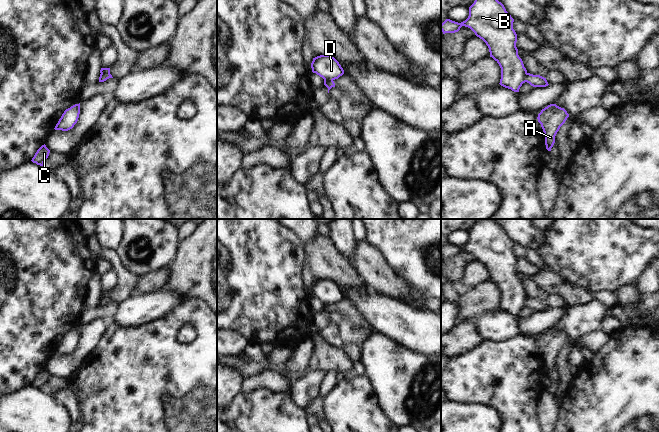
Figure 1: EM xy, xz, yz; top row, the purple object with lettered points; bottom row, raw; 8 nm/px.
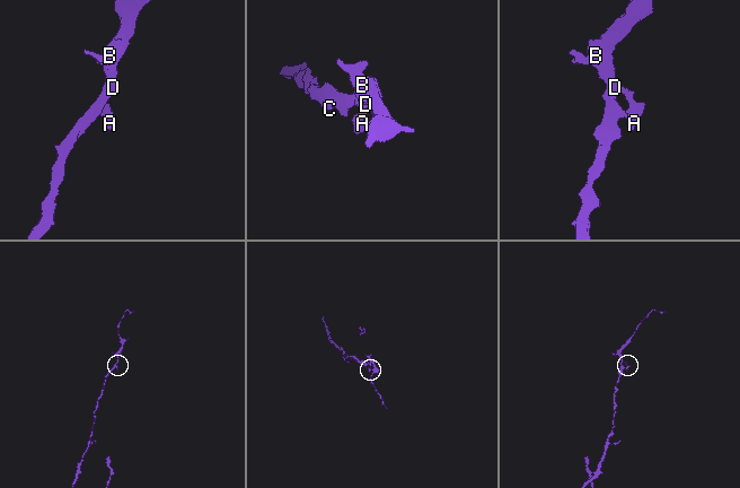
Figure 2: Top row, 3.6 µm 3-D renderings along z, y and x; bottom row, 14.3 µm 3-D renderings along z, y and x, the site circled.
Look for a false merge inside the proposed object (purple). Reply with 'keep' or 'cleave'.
cleave

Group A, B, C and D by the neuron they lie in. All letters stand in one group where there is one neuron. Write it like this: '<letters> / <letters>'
A / B C D

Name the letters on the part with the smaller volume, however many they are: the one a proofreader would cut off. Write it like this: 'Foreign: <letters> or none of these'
Foreign: A

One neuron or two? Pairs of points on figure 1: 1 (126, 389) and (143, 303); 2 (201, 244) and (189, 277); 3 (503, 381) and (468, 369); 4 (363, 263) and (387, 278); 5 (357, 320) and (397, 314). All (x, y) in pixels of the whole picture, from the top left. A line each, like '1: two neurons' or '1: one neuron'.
1: two neurons
2: one neuron
3: one neuron
4: one neuron
5: two neurons

